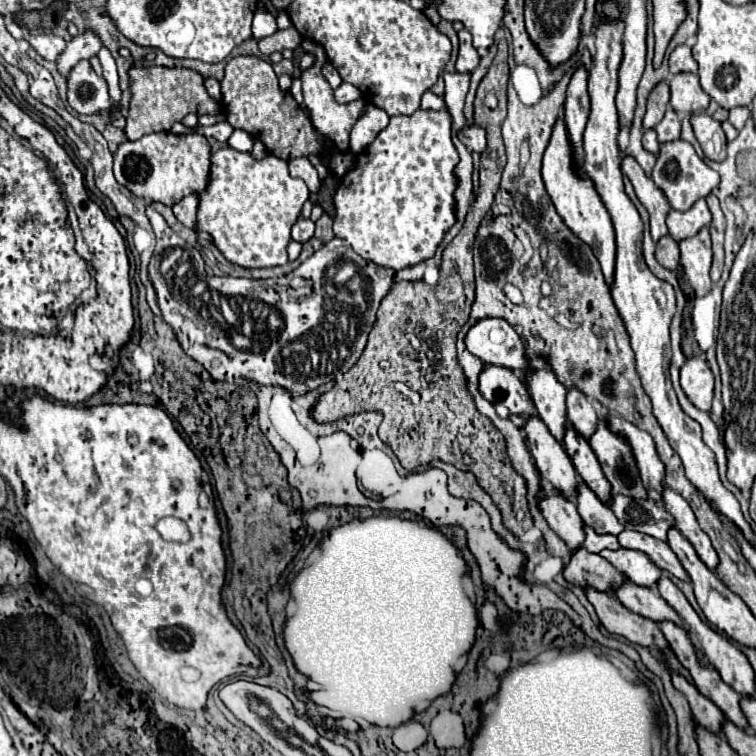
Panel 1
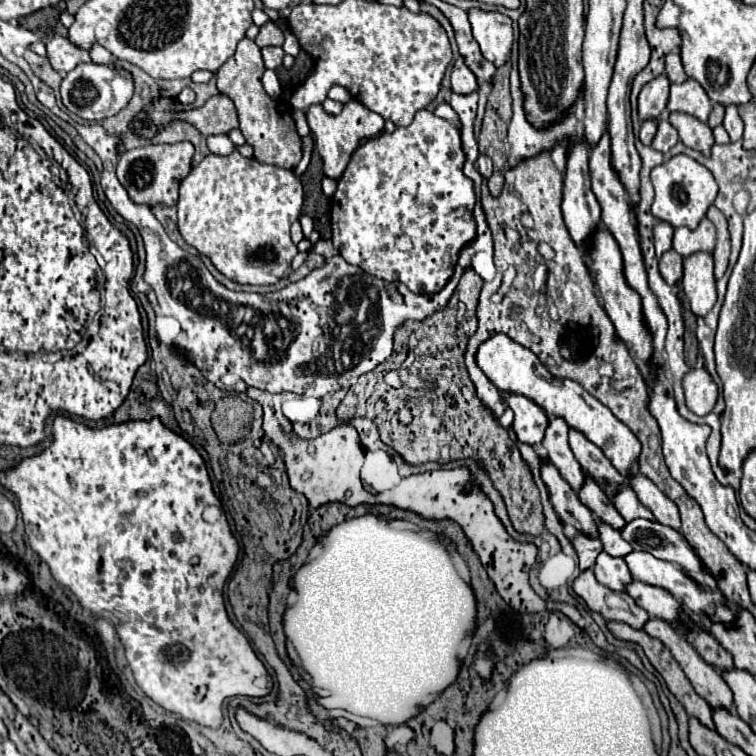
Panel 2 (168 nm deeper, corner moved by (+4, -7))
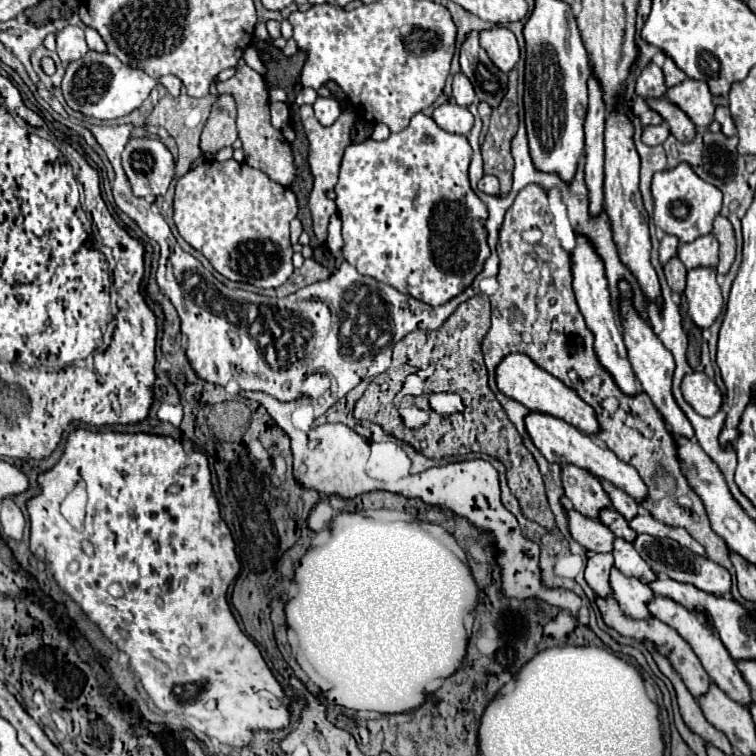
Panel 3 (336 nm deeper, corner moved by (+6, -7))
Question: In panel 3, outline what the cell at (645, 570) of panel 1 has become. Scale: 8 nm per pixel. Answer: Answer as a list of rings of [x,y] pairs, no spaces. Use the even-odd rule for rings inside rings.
[[[656,597],[652,603],[648,603],[648,609],[650,609],[650,613],[652,613],[656,619],[660,619],[662,623],[670,625],[672,629],[676,629],[676,631],[688,641],[688,645],[690,645],[692,651],[698,655],[704,671],[708,673],[708,677],[712,679],[712,683],[714,683],[716,687],[720,687],[730,699],[734,699],[736,703],[744,705],[746,709],[752,705],[752,701],[754,701],[754,699],[752,699],[752,691],[750,691],[748,683],[744,681],[744,677],[740,675],[734,659],[730,657],[728,649],[722,645],[720,637],[718,637],[712,629],[708,629],[708,627],[702,623],[700,617],[696,617],[694,613],[690,613],[690,611],[684,609],[680,603],[672,601],[672,599],[668,599],[668,597]]]

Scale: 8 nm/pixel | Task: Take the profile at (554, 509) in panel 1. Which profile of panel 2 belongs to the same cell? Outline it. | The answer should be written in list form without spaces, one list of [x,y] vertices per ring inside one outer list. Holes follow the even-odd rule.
[[[578,533],[578,535],[572,537],[570,541],[572,541],[572,545],[574,545],[576,553],[578,553],[580,569],[584,571],[584,569],[592,567],[594,561],[596,561],[596,557],[598,557],[598,553],[602,551],[602,543],[600,543],[600,539],[590,539],[590,535],[582,535],[582,533]]]

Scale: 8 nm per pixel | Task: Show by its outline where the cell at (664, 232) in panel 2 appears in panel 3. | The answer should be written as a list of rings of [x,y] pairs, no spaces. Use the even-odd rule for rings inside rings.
[[[664,235],[660,241],[660,263],[666,265],[672,257],[676,257],[680,241],[674,235]]]

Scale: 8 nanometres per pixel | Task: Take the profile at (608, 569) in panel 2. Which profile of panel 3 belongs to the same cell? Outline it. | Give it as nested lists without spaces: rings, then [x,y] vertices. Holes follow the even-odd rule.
[[[616,567],[610,573],[610,585],[614,591],[614,599],[618,601],[624,615],[630,619],[648,619],[652,613],[648,611],[648,603],[656,597],[648,585],[642,585],[638,579],[626,577]]]

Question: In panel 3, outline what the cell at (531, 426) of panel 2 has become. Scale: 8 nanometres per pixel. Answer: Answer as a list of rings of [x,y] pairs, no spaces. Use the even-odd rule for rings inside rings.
[[[530,413],[526,417],[526,429],[528,429],[528,435],[530,439],[534,441],[534,445],[540,449],[540,453],[550,461],[550,463],[558,463],[558,465],[576,465],[580,469],[586,469],[590,473],[594,473],[596,477],[602,477],[604,481],[612,483],[614,487],[626,491],[628,495],[632,495],[638,503],[646,497],[646,485],[642,483],[638,471],[616,459],[616,455],[612,451],[608,451],[608,447],[604,447],[602,443],[594,441],[588,433],[576,429],[574,425],[562,421],[562,419],[556,419],[552,415],[542,415],[542,413]]]

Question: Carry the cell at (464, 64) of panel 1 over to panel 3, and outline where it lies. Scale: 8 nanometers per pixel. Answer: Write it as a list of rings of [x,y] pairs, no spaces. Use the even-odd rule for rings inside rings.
[[[456,73],[454,75],[454,83],[452,83],[452,93],[454,93],[454,99],[458,105],[462,107],[468,107],[476,101],[476,95],[474,95],[474,87],[472,83],[468,81],[468,77],[464,73]]]

